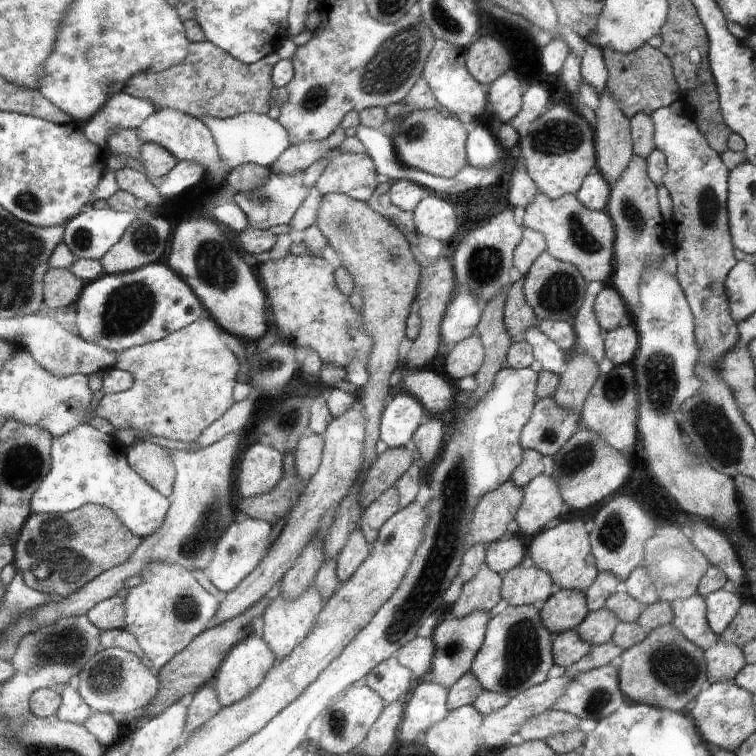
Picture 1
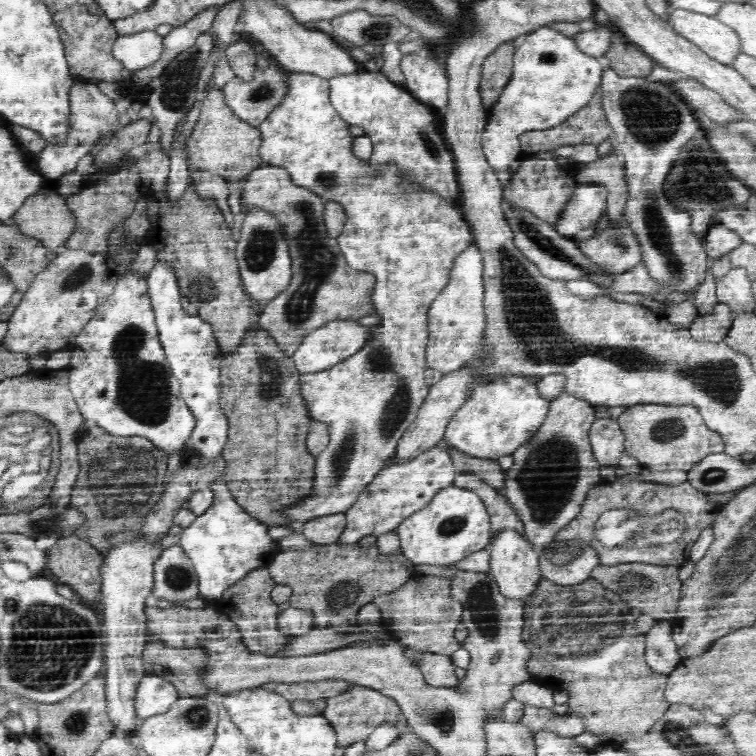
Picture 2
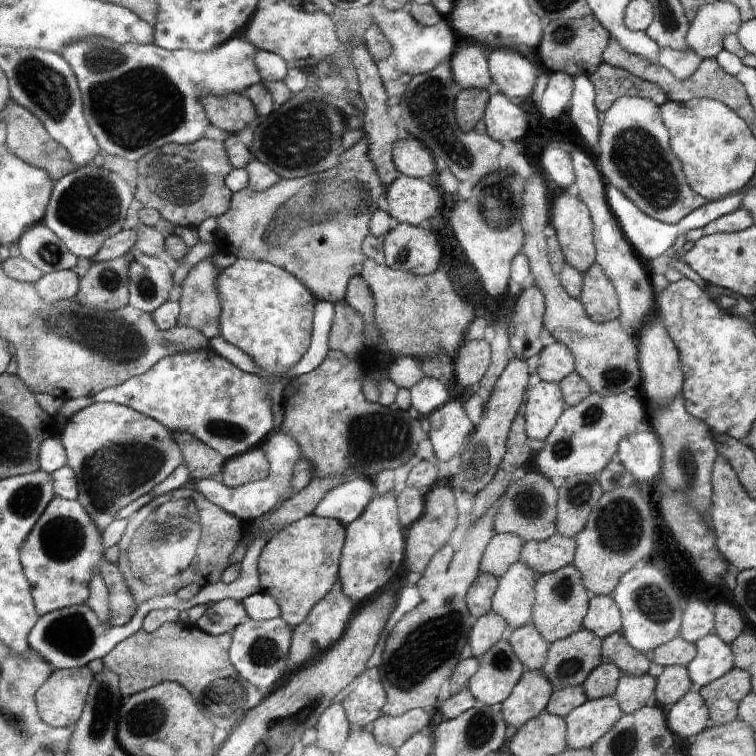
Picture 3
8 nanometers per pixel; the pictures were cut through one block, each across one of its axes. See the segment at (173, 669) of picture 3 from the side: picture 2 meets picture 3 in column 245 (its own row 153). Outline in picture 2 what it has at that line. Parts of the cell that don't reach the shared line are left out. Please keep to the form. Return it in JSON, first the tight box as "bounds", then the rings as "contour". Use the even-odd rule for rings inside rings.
{"bounds":[663,136,752,252],"contour":[[[700,136],[700,138],[694,138],[694,140],[690,140],[690,142],[687,142],[684,145],[684,148],[682,148],[682,152],[679,154],[679,157],[676,160],[676,166],[672,167],[670,169],[670,172],[667,174],[666,180],[663,184],[663,189],[664,189],[665,198],[669,201],[669,204],[672,205],[672,207],[674,209],[680,210],[681,212],[686,212],[686,213],[688,213],[688,215],[690,215],[691,220],[692,220],[692,222],[691,222],[692,234],[696,236],[696,239],[700,240],[701,246],[705,247],[705,252],[706,252],[706,246],[707,246],[708,232],[711,231],[711,229],[718,224],[718,214],[720,212],[726,211],[729,207],[744,206],[745,203],[748,201],[748,198],[750,198],[750,196],[752,196],[752,190],[750,190],[750,188],[748,188],[748,186],[744,186],[744,184],[742,184],[742,182],[740,182],[740,180],[736,180],[736,178],[732,178],[732,176],[730,176],[730,174],[728,174],[728,170],[726,170],[726,166],[724,166],[724,164],[722,164],[722,160],[720,160],[720,158],[716,158],[716,154],[714,154],[714,152],[712,152],[712,148],[710,148],[710,144],[708,144],[708,140],[706,140],[706,136]]]}

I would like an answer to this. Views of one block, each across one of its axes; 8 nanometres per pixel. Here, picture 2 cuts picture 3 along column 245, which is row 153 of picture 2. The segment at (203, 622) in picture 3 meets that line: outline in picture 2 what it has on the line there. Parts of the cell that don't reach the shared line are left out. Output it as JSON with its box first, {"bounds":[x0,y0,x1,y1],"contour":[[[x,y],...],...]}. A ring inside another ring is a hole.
{"bounds":[571,147,628,227],"contour":[[[616,147],[605,159],[589,164],[571,165],[573,175],[583,184],[601,184],[607,192],[607,214],[614,227],[624,220],[625,206],[628,201],[628,182],[624,179],[624,155]]]}

